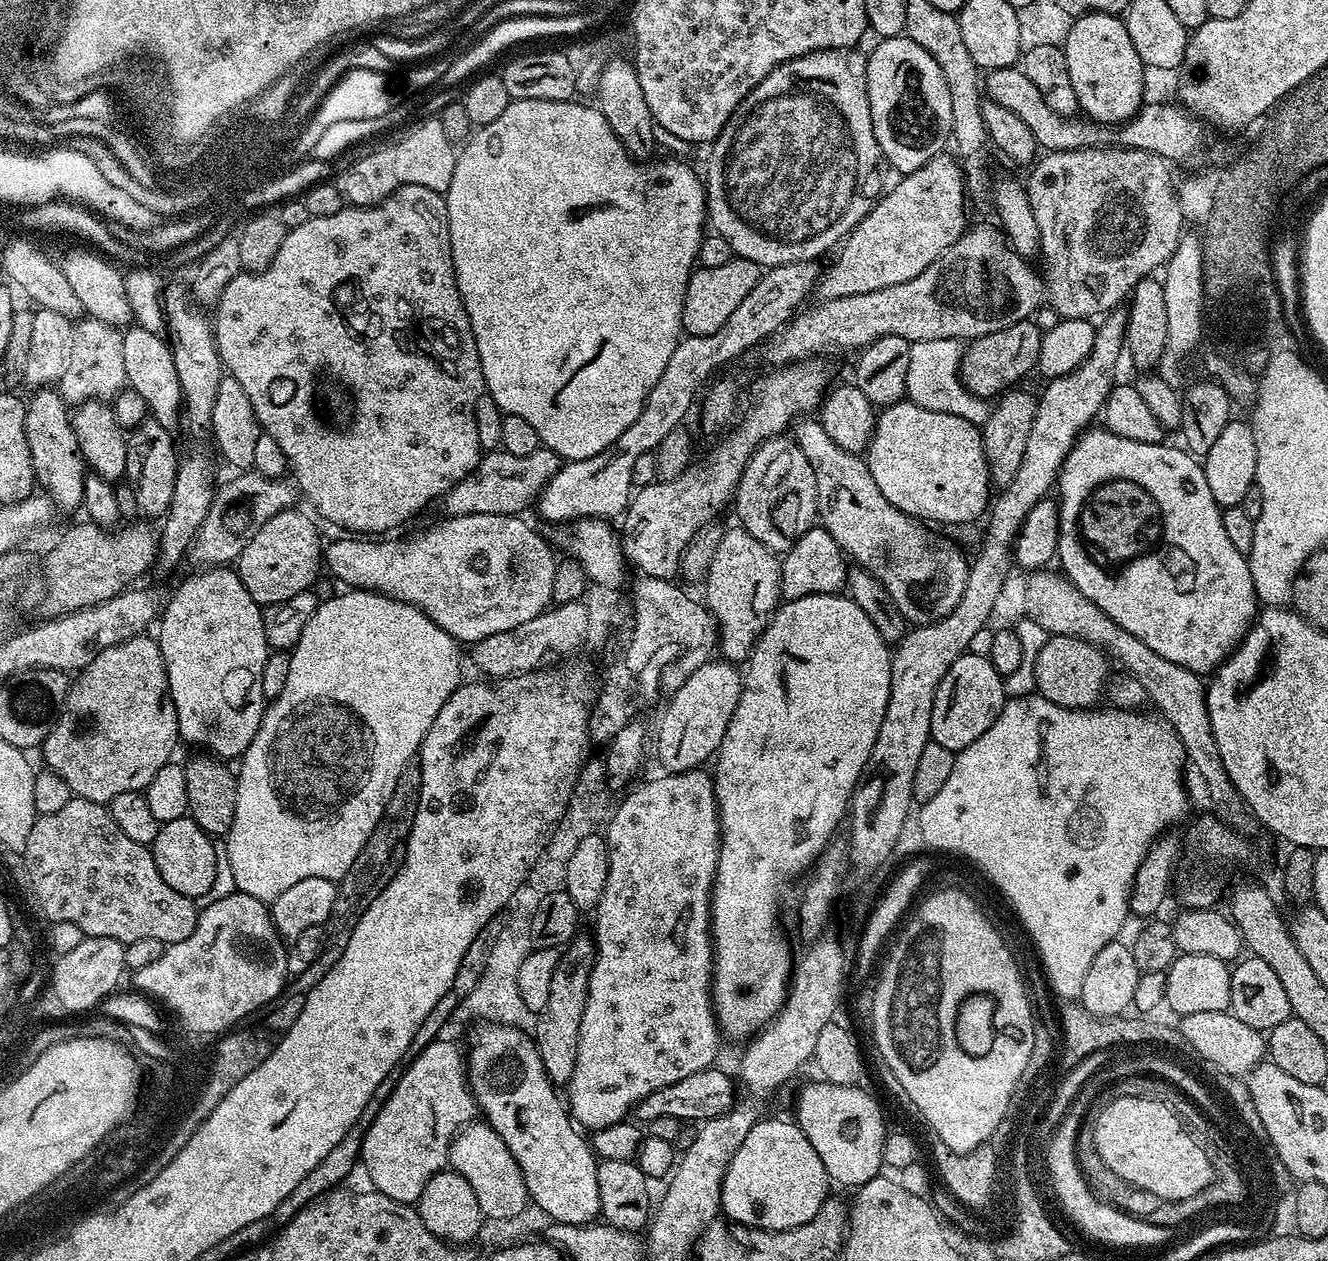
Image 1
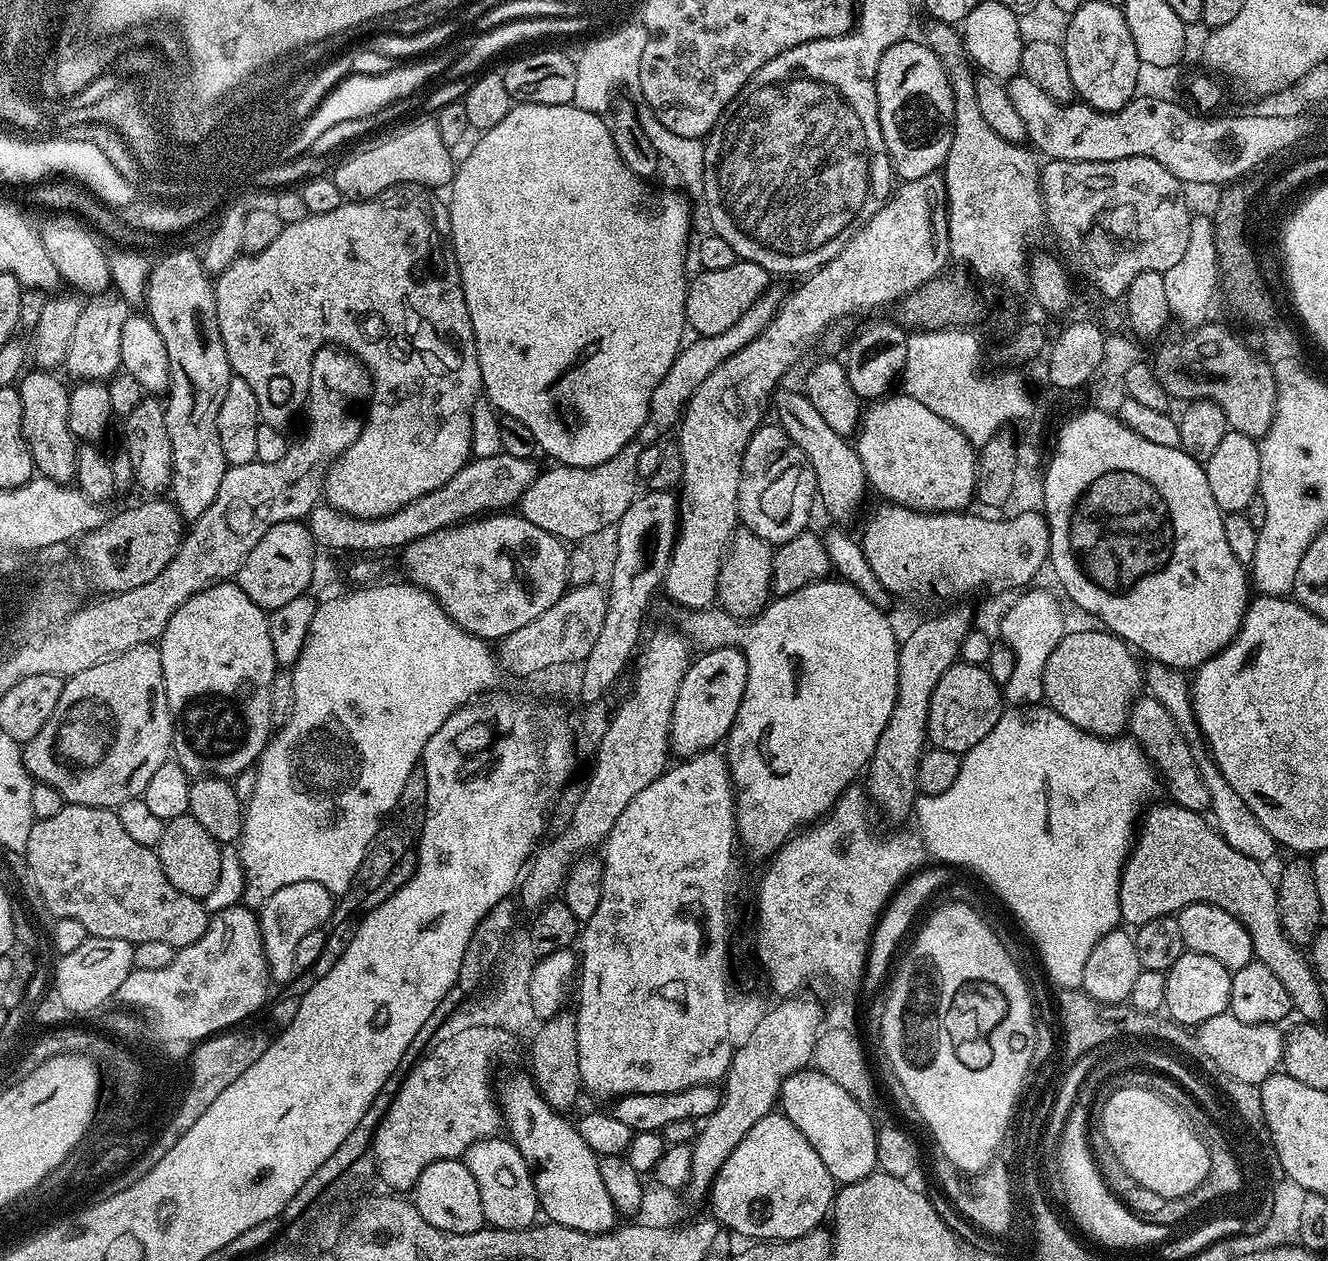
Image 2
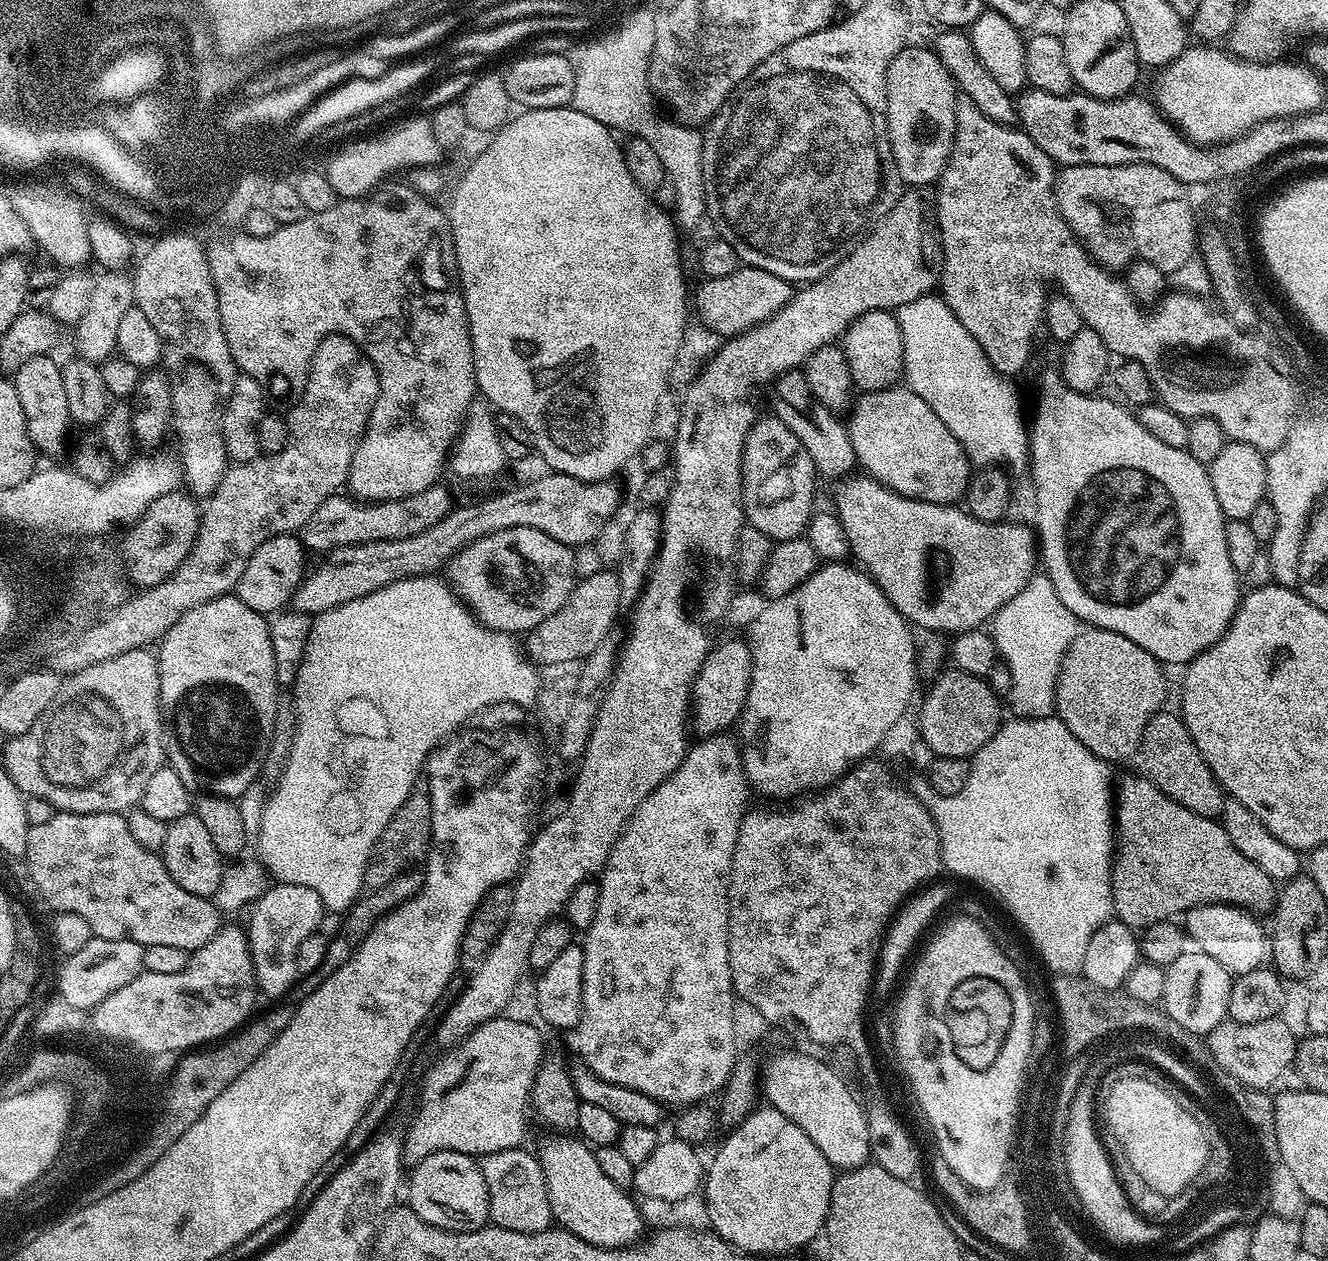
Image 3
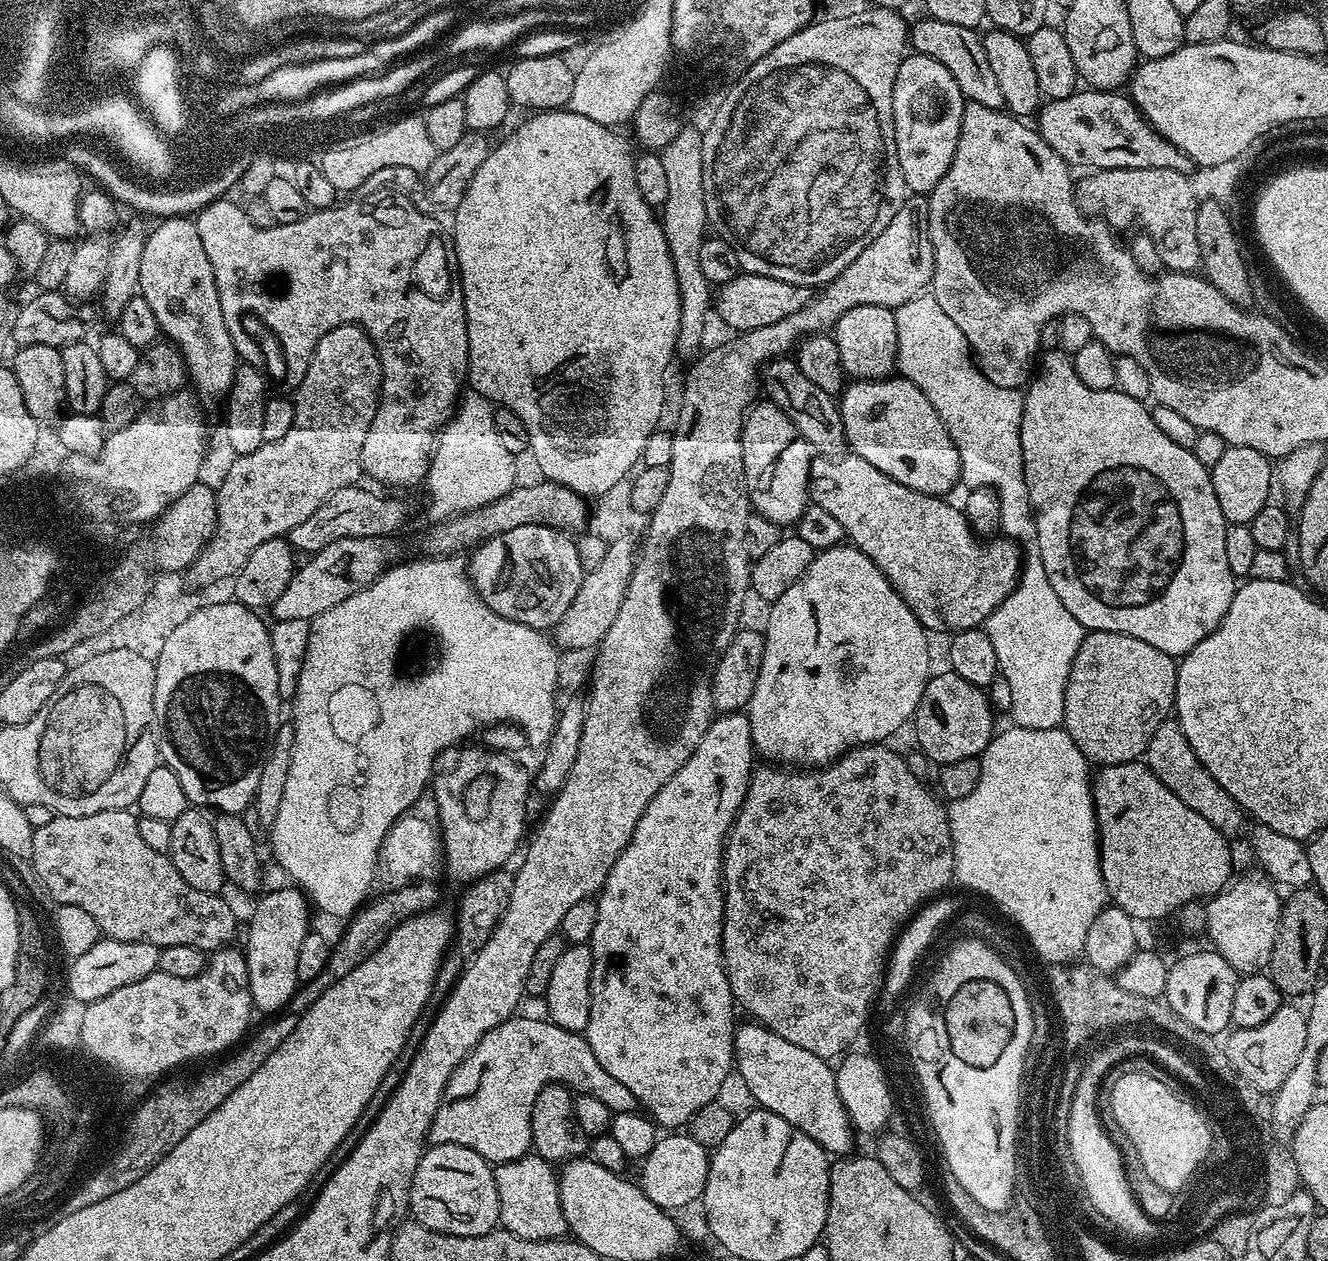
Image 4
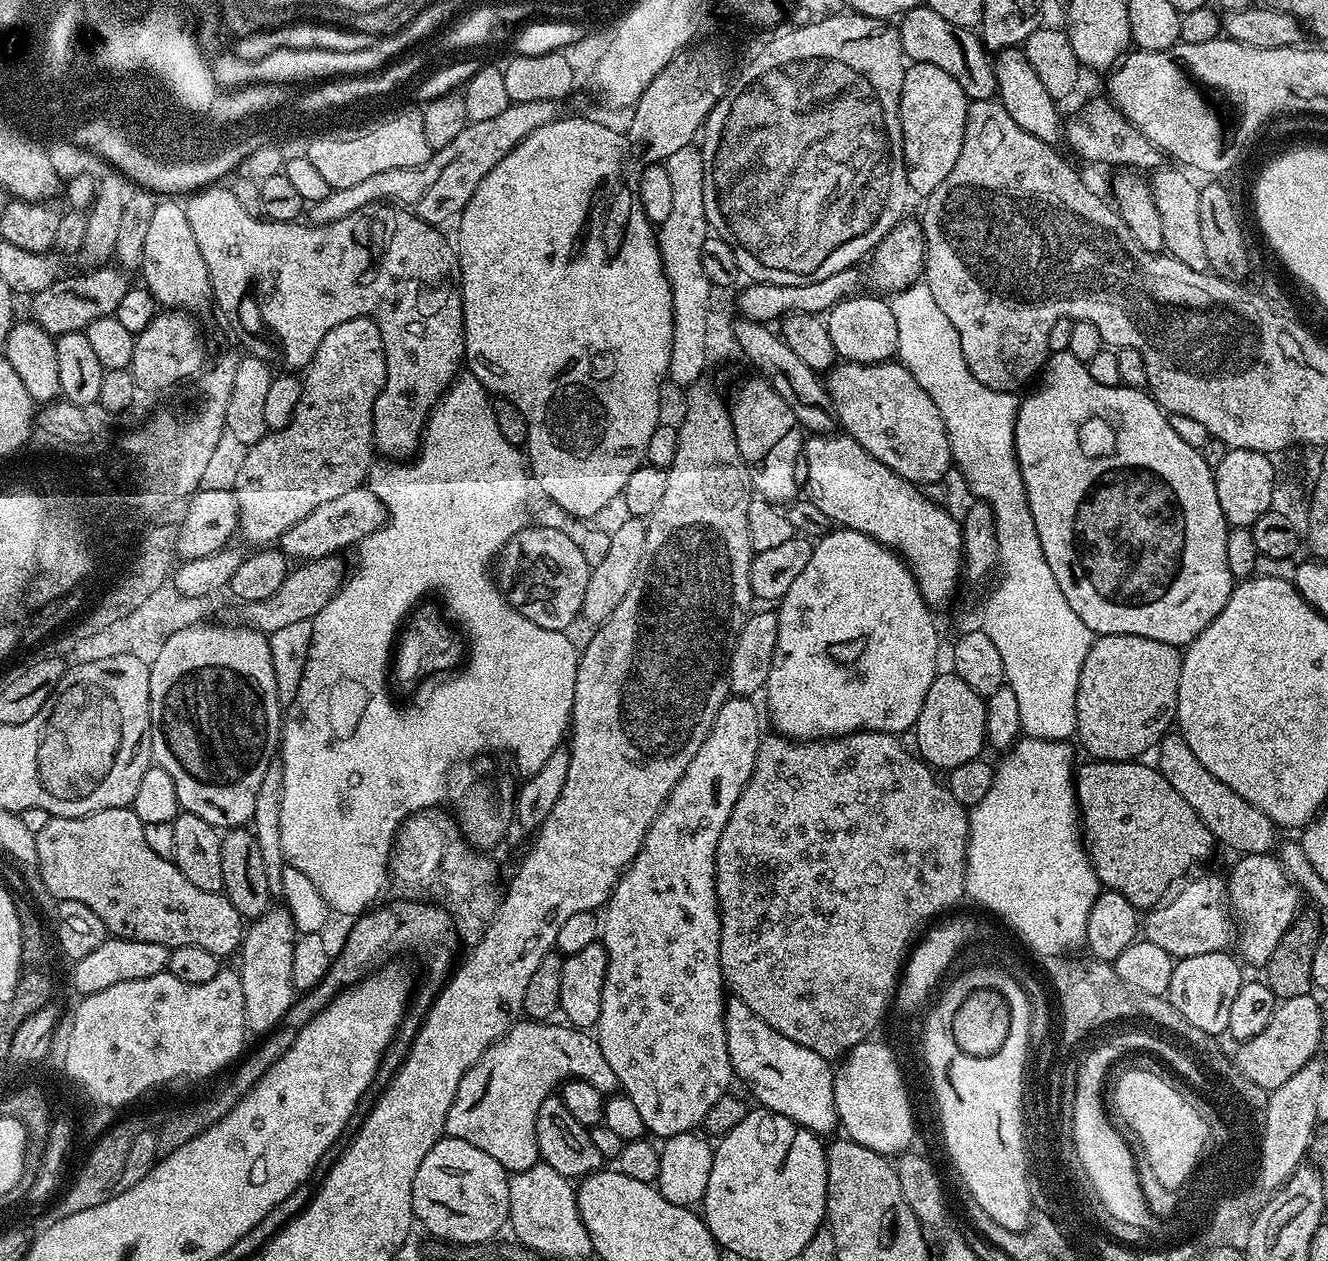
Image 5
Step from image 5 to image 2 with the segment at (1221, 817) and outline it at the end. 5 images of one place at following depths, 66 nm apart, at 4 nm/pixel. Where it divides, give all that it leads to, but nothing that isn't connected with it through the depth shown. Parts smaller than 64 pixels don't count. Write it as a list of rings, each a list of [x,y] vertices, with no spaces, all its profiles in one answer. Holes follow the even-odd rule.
[[[1137,696],[1132,704],[1130,734],[1152,761],[1163,787],[1164,784],[1168,787],[1167,799],[1186,810],[1207,813],[1210,809],[1210,790],[1206,790],[1206,782],[1202,782],[1202,774],[1194,764],[1194,754],[1190,754],[1190,746],[1186,738],[1182,738],[1182,729],[1174,722],[1174,718],[1170,718],[1170,710],[1166,710],[1166,706],[1162,706],[1162,702],[1153,696]]]

